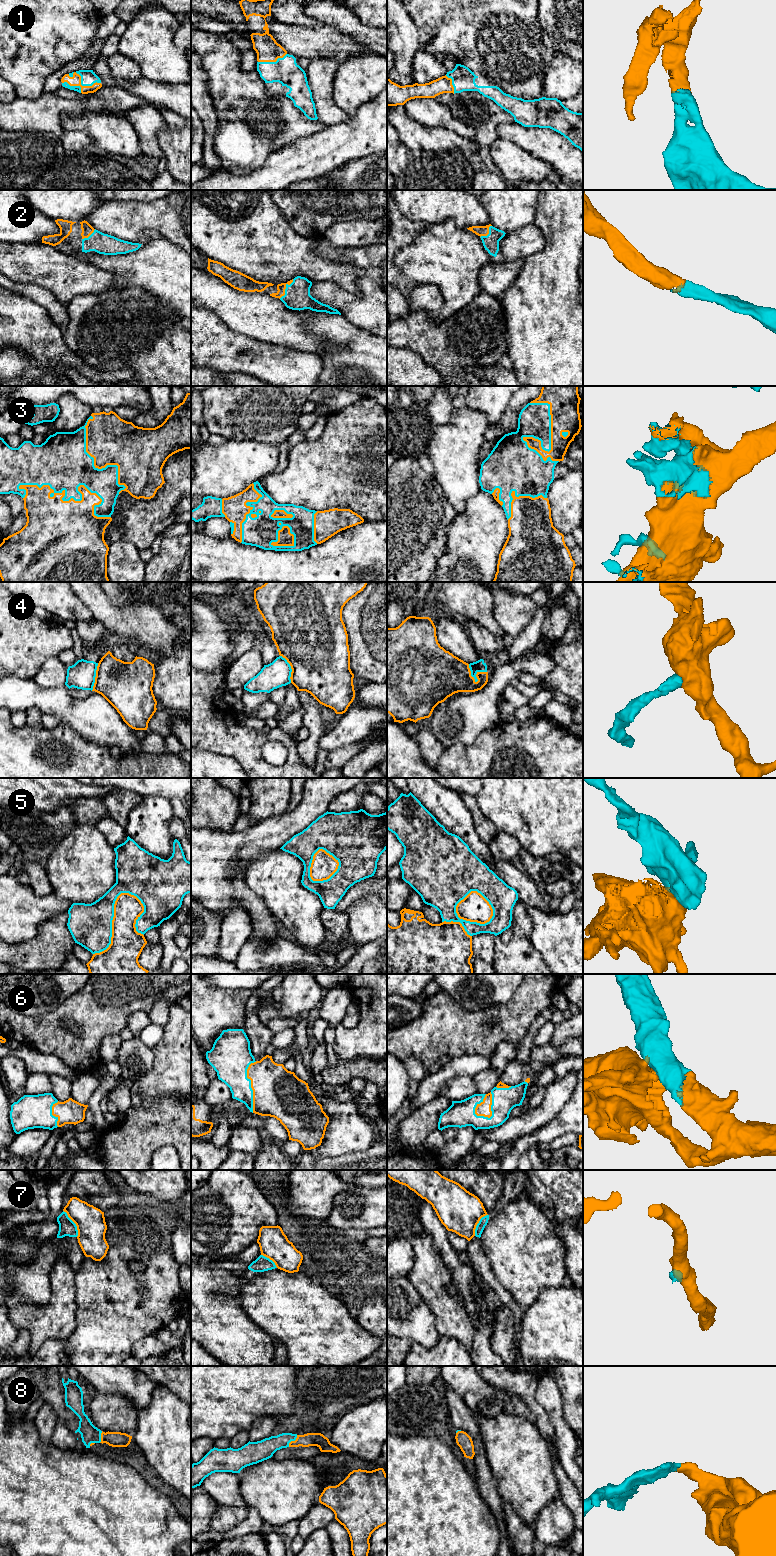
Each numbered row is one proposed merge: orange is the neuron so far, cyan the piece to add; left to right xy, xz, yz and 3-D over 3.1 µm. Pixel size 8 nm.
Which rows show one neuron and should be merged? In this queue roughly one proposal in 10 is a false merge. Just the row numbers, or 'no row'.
1, 2, 3, 6, 8

